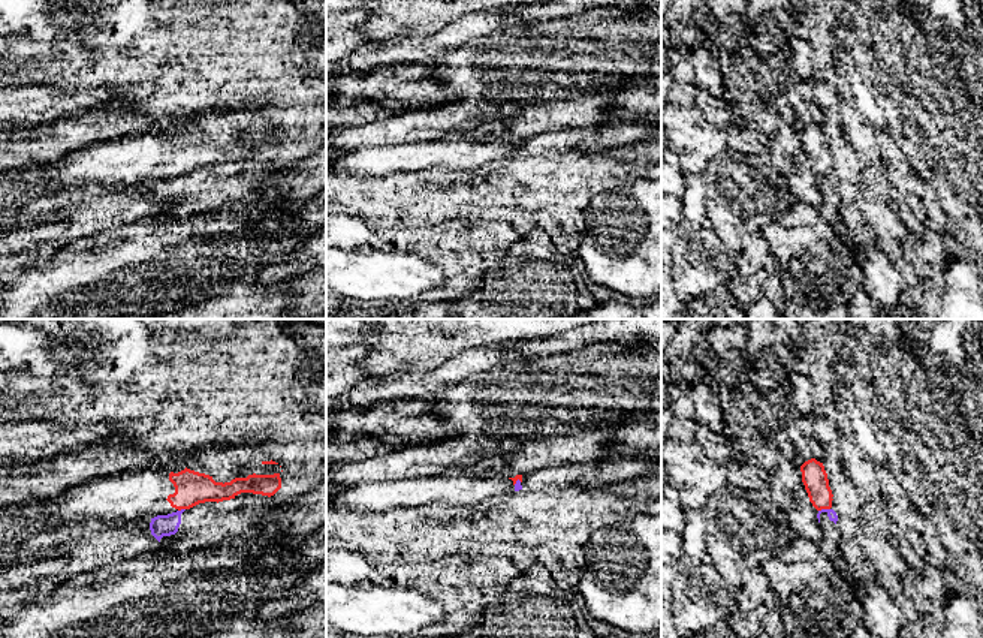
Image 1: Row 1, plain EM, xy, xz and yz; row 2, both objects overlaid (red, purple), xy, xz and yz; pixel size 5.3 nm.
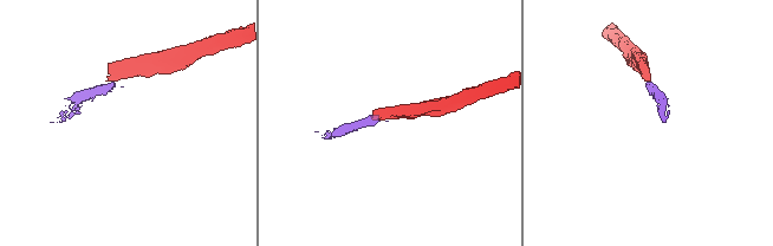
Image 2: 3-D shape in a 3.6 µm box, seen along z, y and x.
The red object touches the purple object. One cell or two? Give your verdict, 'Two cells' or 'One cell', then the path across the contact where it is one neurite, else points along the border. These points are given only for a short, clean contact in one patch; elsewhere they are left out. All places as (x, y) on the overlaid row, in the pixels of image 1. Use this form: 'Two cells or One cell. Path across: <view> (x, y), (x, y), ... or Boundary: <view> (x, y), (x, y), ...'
Two cells. Boundary: yz (829, 508), (819, 511)

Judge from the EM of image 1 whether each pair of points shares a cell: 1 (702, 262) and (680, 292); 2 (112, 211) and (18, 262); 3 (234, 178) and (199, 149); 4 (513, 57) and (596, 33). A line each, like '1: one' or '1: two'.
1: one
2: one
3: two
4: one

